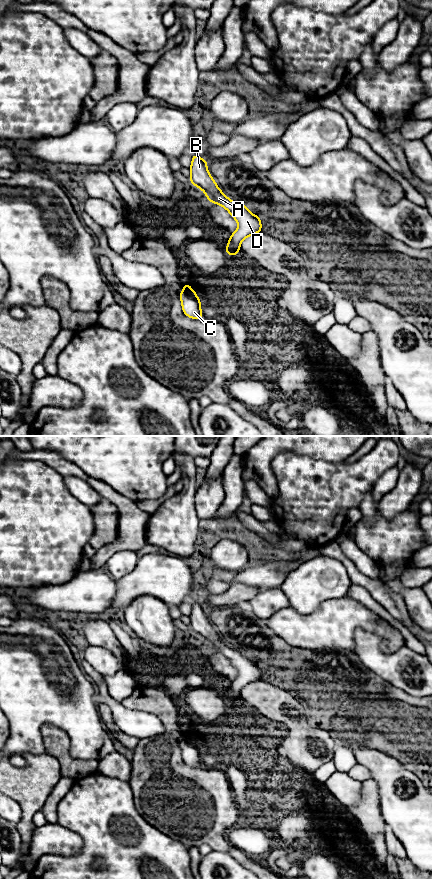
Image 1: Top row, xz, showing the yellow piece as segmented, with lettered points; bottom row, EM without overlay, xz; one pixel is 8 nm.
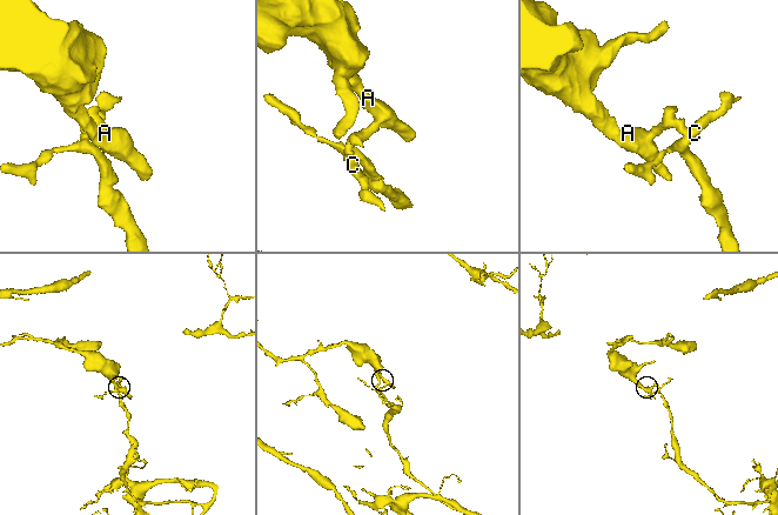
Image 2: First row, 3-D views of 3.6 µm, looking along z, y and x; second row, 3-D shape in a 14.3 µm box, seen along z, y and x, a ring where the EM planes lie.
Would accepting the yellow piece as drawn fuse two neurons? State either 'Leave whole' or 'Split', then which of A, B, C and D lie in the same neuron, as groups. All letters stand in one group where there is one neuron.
Split. Groups: A B D / C

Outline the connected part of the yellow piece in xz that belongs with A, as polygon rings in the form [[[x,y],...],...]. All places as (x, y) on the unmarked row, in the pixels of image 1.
[[[192,602],[192,611],[189,617],[190,630],[206,642],[209,650],[224,655],[236,668],[238,676],[231,682],[225,699],[227,703],[238,703],[241,690],[245,686],[261,680],[260,664],[251,661],[246,653],[232,649],[220,638],[208,619],[205,607]]]

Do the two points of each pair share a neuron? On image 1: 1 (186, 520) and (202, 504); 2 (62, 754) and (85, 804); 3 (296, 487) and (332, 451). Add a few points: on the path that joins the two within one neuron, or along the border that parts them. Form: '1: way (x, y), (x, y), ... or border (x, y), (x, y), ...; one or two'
1: border (197, 488), (195, 511), (200, 519); two
2: border (96, 772), (76, 780); two
3: border (318, 457), (330, 462), (343, 462); two

